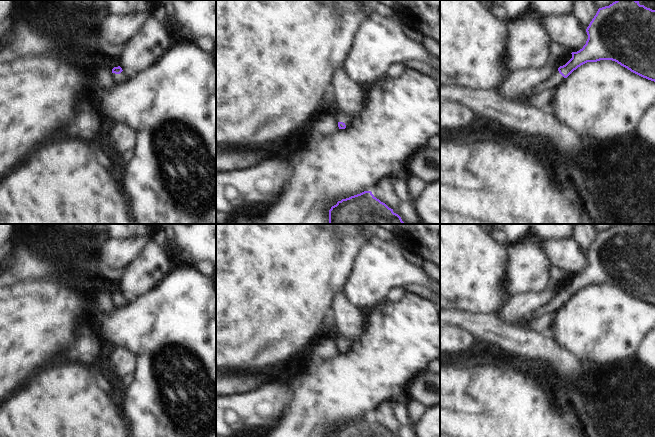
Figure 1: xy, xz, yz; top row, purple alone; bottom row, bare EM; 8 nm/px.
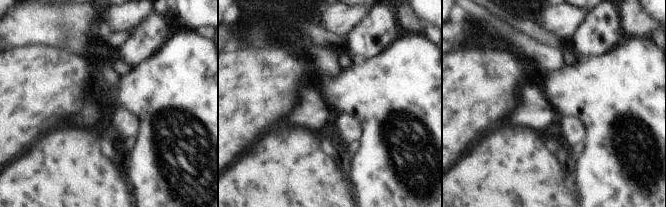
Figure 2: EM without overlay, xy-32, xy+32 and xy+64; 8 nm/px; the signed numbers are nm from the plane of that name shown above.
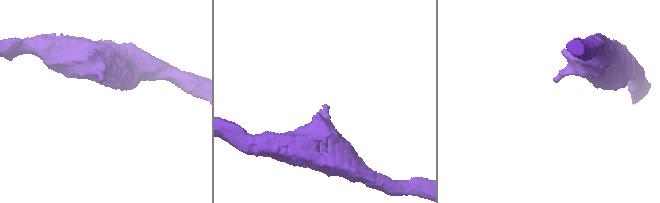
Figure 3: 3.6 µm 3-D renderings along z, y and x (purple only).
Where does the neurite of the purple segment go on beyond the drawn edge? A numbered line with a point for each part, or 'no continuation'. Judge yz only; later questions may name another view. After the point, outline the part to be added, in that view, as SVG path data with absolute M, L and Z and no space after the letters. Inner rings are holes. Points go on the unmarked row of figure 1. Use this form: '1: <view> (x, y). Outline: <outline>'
1: yz (556, 302). Outline: M556 294L548 304L540 308L538 311L535 311L530 316L531 319L539 318L542 315L545 315L550 312L557 312L564 305L564 301Z

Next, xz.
1: xz (341, 340). Outline: M339 335L335 339L335 343L337 344L337 346L343 346L346 350L351 346L350 340L343 335Z

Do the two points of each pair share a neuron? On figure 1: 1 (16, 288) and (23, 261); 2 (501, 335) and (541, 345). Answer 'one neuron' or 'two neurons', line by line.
1: two neurons
2: one neuron

